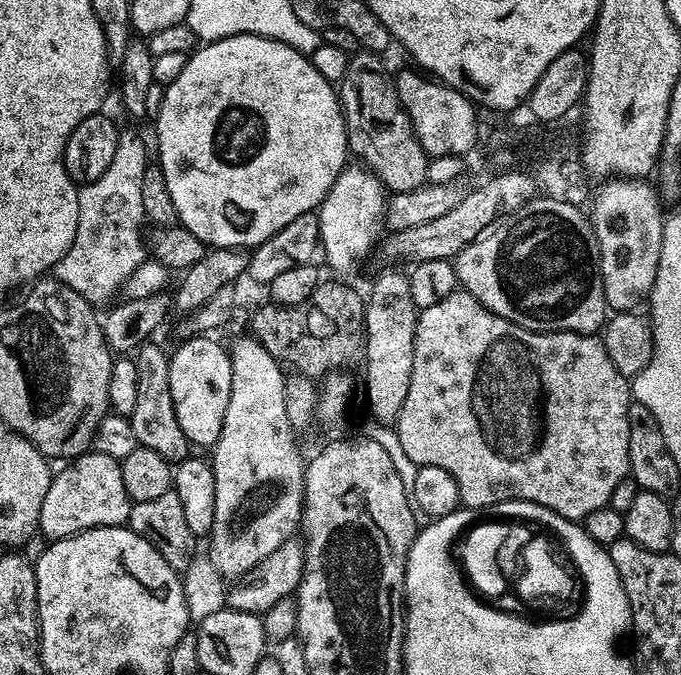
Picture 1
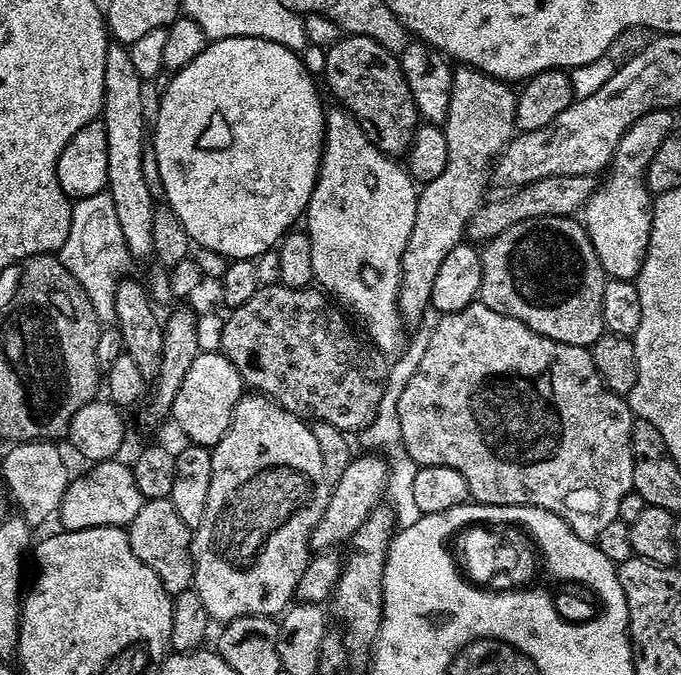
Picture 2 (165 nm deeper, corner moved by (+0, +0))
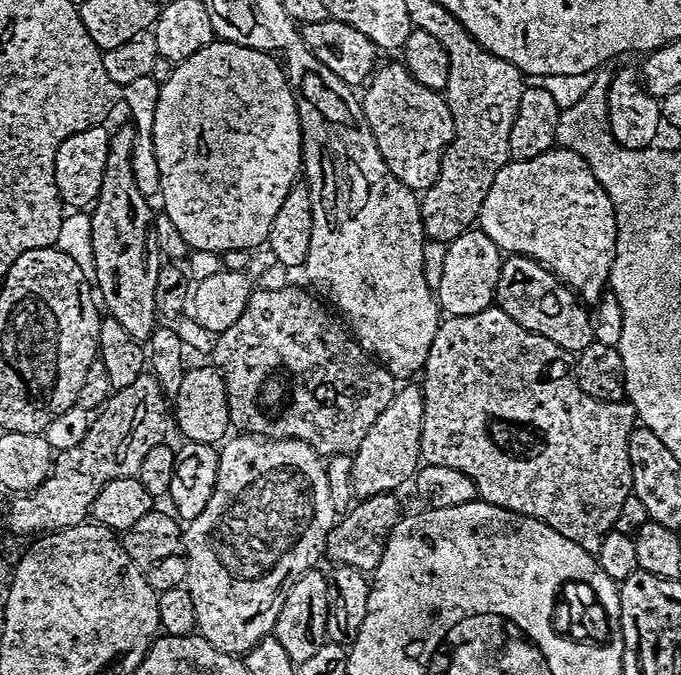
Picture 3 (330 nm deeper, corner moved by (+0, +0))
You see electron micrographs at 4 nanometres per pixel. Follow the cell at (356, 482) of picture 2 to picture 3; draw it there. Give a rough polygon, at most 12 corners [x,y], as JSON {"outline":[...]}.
{"outline":[[397,387],[352,456],[352,491],[395,493],[421,467],[424,390]]}

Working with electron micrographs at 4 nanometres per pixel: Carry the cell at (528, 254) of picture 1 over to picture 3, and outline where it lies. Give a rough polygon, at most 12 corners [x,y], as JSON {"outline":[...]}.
{"outline":[[537,260],[501,263],[494,304],[567,352],[594,341],[589,309]]}

